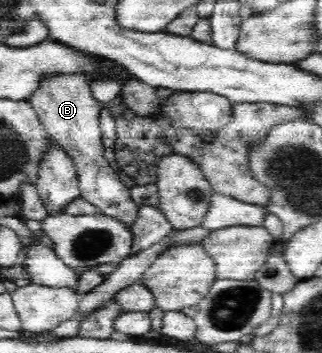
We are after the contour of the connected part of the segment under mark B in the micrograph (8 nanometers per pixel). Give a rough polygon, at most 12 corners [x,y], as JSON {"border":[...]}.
{"border":[[55,72],[29,103],[72,157],[79,196],[131,228],[139,206],[105,160],[85,77]]}

